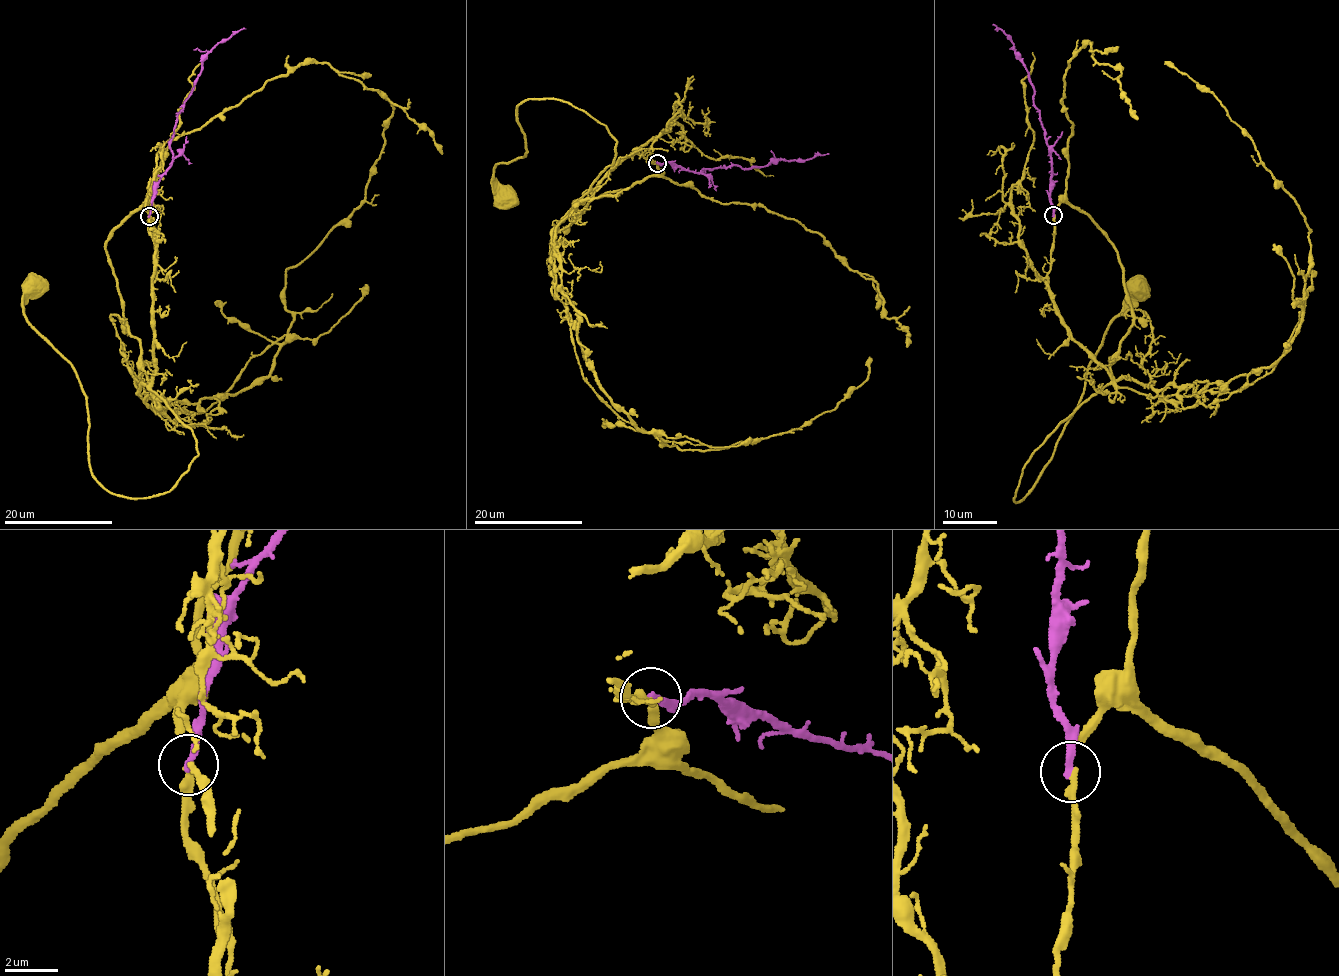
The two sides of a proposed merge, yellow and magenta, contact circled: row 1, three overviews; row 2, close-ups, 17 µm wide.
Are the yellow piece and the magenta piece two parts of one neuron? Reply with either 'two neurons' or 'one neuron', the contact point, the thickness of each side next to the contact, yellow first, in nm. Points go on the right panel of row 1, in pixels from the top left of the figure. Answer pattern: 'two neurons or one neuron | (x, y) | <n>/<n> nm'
two neurons | (1053, 215) | 220/280 nm

